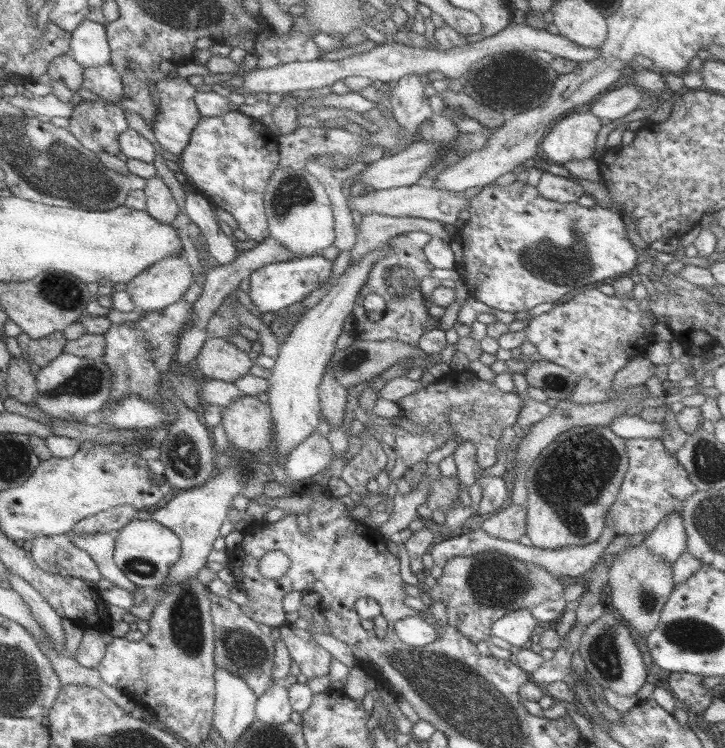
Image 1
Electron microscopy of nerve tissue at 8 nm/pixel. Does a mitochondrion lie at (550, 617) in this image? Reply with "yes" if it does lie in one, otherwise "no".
no

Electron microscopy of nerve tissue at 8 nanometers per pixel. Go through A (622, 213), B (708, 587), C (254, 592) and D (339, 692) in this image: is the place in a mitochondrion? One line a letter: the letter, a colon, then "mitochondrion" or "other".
A: other
B: other
C: other
D: other

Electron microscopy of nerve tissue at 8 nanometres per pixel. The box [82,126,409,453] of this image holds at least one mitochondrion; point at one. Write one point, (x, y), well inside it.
(292, 191)

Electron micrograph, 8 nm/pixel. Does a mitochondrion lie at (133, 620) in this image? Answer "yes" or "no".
no

